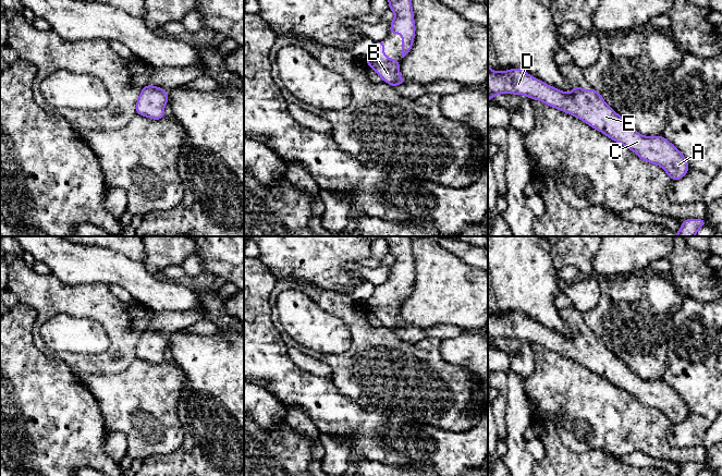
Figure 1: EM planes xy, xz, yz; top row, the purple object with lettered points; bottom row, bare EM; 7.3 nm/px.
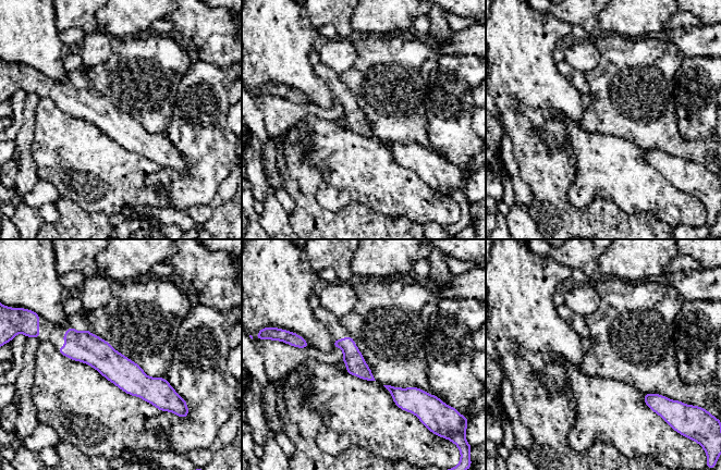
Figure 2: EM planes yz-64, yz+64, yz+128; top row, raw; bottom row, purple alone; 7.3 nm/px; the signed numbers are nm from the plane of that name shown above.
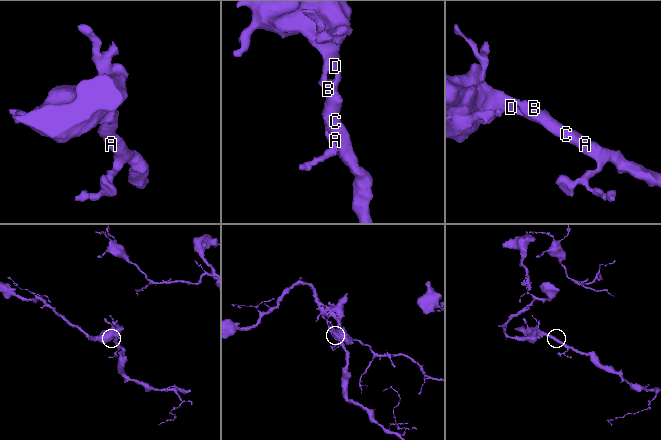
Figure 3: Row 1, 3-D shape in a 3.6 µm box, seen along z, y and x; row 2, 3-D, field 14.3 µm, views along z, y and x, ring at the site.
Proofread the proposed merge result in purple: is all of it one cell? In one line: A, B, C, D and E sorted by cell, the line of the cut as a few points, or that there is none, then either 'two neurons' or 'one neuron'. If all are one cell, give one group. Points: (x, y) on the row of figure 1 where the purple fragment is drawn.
A B C D E | no cut | one neuron

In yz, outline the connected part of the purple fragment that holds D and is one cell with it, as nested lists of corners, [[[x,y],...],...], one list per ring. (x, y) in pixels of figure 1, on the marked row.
[[[488,65],[488,101],[500,94],[524,95],[533,100],[537,99],[549,107],[576,117],[592,129],[603,133],[613,142],[627,147],[641,160],[660,166],[672,181],[684,178],[689,169],[685,156],[664,136],[644,136],[639,134],[623,117],[617,114],[592,87],[586,90],[576,85],[572,91],[567,94],[529,75],[523,69],[510,69],[507,71],[497,72]]]

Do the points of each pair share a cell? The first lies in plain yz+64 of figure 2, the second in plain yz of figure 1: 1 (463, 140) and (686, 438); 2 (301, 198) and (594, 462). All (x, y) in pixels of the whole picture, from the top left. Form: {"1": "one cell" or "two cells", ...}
{"1": "one cell", "2": "one cell"}

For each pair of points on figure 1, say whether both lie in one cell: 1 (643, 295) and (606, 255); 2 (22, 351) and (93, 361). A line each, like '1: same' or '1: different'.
1: different
2: different

